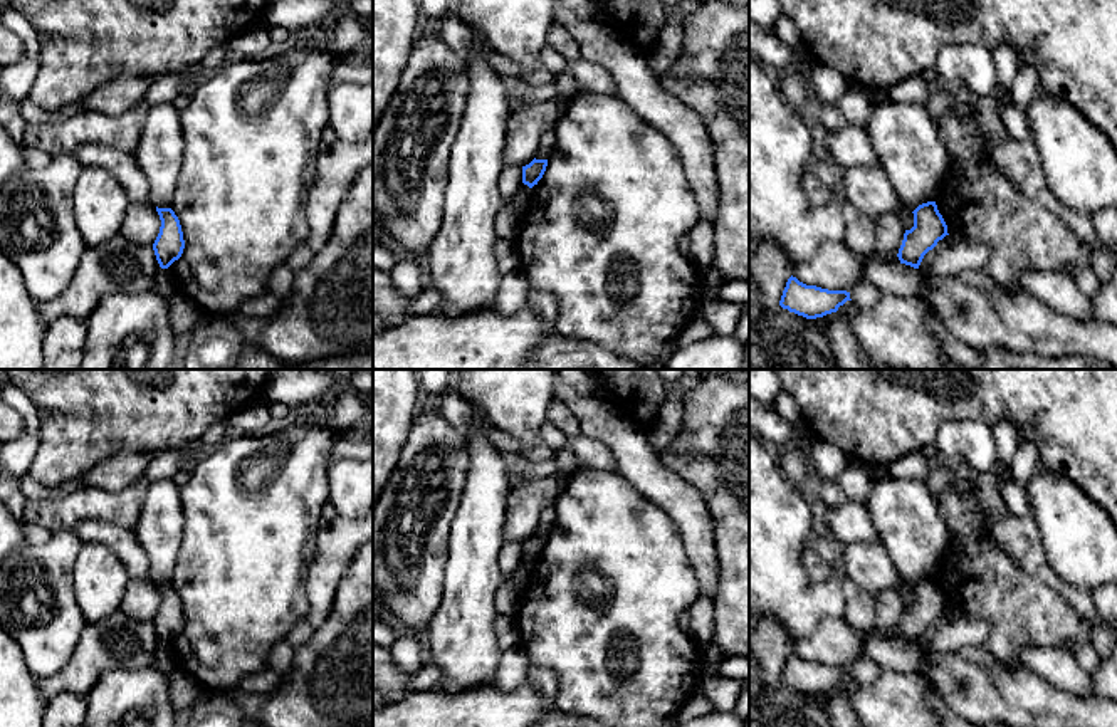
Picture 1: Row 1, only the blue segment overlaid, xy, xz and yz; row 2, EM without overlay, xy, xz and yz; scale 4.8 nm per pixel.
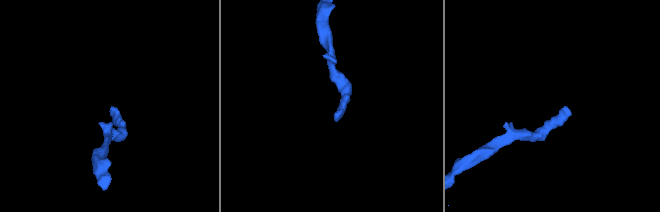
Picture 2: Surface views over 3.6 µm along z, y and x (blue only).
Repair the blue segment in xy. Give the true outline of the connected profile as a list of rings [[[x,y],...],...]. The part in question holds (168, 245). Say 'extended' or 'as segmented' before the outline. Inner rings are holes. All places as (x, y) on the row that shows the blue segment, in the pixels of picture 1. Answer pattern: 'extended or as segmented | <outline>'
as segmented | [[[158,208],[161,220],[160,233],[153,243],[156,260],[161,269],[168,269],[178,260],[185,248],[183,232],[178,217],[171,208]]]

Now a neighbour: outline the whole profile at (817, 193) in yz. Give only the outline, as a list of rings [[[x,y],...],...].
[[[811,166],[803,175],[803,191],[810,207],[823,207],[833,201],[833,188],[825,186],[815,175]]]

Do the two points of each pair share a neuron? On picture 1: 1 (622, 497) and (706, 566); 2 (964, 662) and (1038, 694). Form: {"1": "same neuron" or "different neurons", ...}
{"1": "different neurons", "2": "same neuron"}

